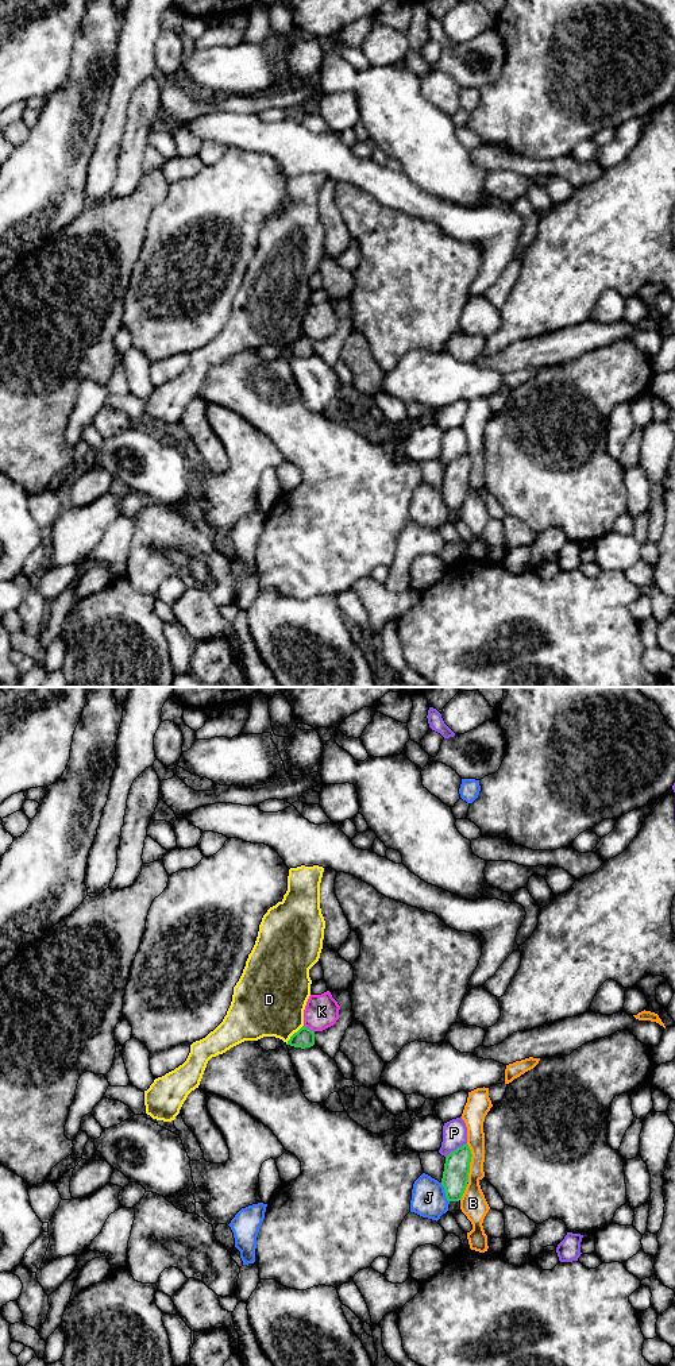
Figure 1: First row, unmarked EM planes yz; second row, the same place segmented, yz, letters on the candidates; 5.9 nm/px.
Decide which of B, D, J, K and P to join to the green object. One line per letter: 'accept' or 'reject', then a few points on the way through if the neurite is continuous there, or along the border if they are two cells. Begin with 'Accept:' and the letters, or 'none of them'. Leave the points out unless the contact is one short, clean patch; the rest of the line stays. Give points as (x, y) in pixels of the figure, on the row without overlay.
Accept: none of them
B: reject
D: reject; border along yz (303, 334), (286, 352)
J: reject
K: reject
P: reject

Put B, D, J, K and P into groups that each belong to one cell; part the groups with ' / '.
B / D / J / K / P

